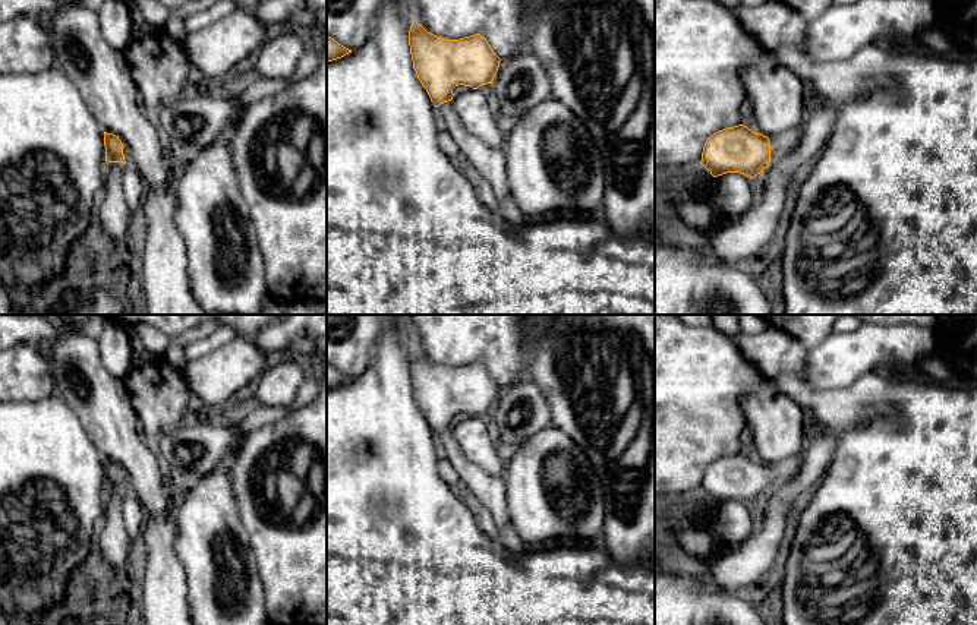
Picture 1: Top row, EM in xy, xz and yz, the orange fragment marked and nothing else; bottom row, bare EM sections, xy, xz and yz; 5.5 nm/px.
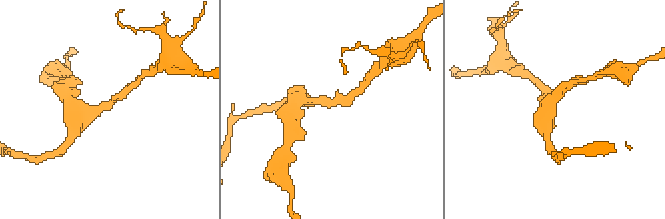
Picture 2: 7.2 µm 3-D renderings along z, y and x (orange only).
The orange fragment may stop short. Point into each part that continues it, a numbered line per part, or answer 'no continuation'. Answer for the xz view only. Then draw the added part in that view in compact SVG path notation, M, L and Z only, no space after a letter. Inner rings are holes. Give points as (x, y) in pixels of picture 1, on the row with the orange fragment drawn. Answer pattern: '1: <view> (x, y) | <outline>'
1: xz (484, 161) | M451 101L437 107L439 123L456 141L461 152L461 162L476 177L492 186L498 201L510 195L507 180L507 158L502 149L488 146L470 135L456 114Z

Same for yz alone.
1: yz (781, 144) | M803 127L785 130L776 136L769 138L770 141L770 161L776 161L785 157L791 149L798 146L803 139Z

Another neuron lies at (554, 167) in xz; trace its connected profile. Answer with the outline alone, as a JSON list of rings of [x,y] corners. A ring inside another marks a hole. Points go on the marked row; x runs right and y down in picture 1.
[[[548,100],[507,126],[510,196],[530,220],[554,215],[601,215],[605,196],[603,157],[584,123],[562,102]]]

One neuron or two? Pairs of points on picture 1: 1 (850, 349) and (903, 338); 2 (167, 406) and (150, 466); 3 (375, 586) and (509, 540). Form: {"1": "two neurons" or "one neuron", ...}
{"1": "one neuron", "2": "two neurons", "3": "two neurons"}

